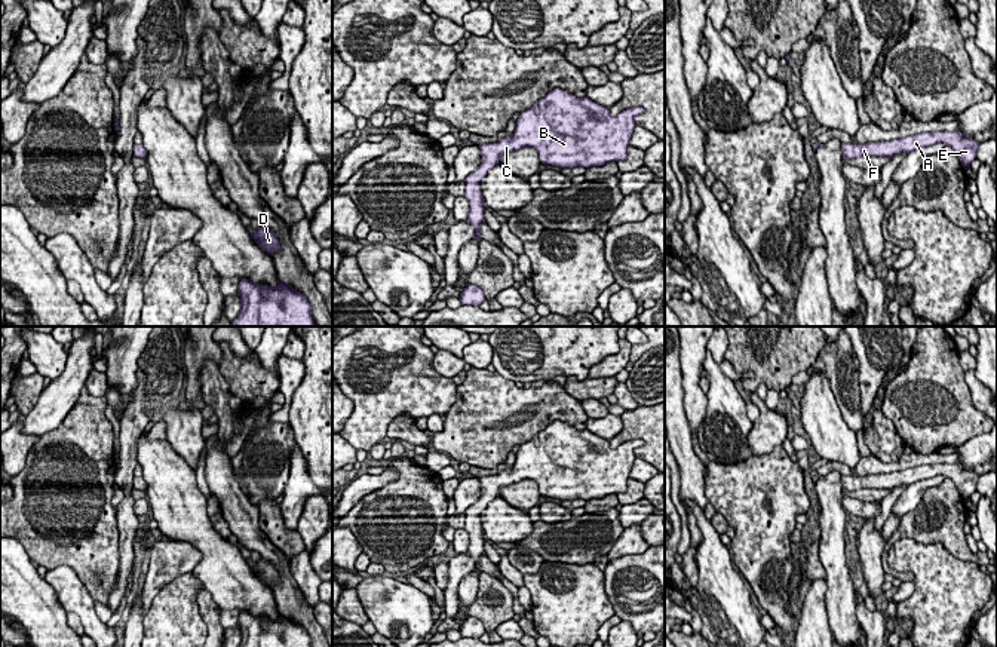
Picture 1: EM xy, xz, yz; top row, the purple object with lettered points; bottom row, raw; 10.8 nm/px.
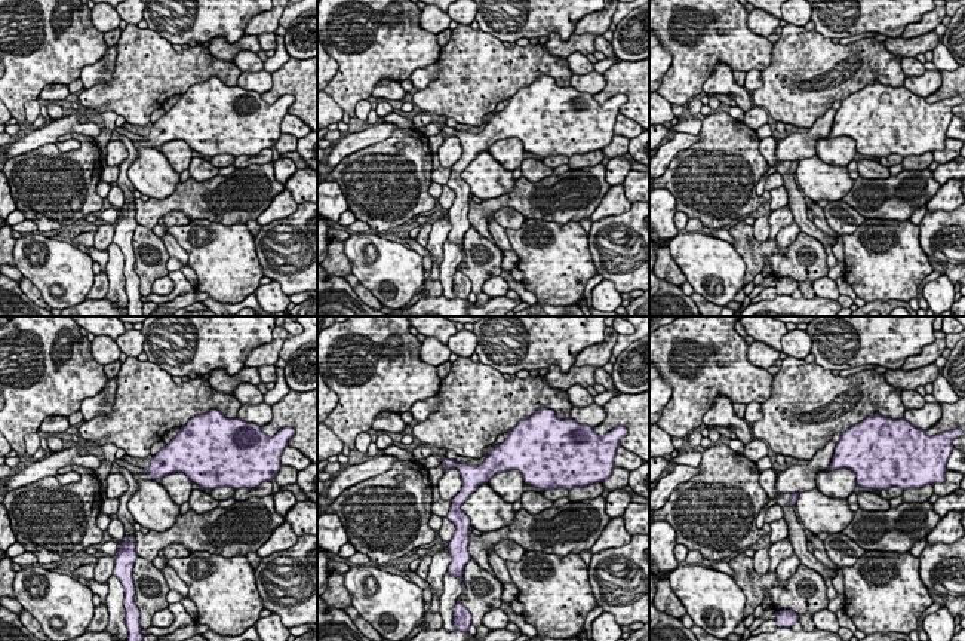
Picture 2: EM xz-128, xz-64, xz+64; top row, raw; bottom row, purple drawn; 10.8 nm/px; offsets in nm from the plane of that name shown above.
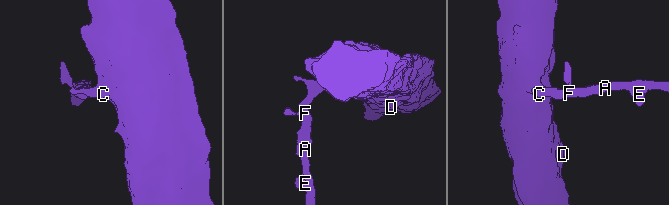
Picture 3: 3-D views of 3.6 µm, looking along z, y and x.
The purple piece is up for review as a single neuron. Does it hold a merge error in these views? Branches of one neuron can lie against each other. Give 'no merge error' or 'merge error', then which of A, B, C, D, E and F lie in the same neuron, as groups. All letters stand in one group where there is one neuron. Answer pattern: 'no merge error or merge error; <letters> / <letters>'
no merge error; A B C D E F

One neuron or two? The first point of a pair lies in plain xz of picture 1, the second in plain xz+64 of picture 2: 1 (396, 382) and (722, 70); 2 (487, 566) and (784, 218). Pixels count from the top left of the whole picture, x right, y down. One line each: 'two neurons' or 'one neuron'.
1: two neurons
2: two neurons

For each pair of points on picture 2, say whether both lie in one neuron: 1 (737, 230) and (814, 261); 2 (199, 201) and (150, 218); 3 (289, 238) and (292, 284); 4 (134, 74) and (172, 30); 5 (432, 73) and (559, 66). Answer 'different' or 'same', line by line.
1: same
2: same
3: same
4: different
5: different

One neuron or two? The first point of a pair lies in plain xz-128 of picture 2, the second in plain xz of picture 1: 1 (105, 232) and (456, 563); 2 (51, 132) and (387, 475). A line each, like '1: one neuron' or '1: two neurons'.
1: one neuron
2: one neuron

